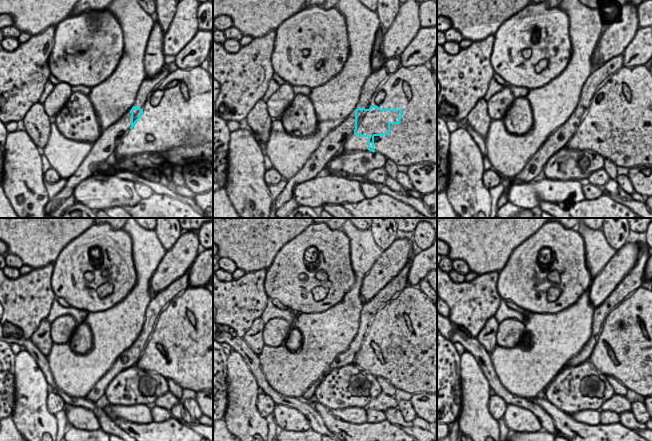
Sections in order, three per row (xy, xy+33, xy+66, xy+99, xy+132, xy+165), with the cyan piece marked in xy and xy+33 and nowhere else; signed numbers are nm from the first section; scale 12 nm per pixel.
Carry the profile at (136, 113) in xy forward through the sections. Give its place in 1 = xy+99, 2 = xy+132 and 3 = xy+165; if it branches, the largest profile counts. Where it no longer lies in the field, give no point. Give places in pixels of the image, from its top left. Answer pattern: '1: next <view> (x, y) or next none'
1: next xy+99 (147, 345)
2: next xy+132 (371, 346)
3: next xy+165 (597, 346)

